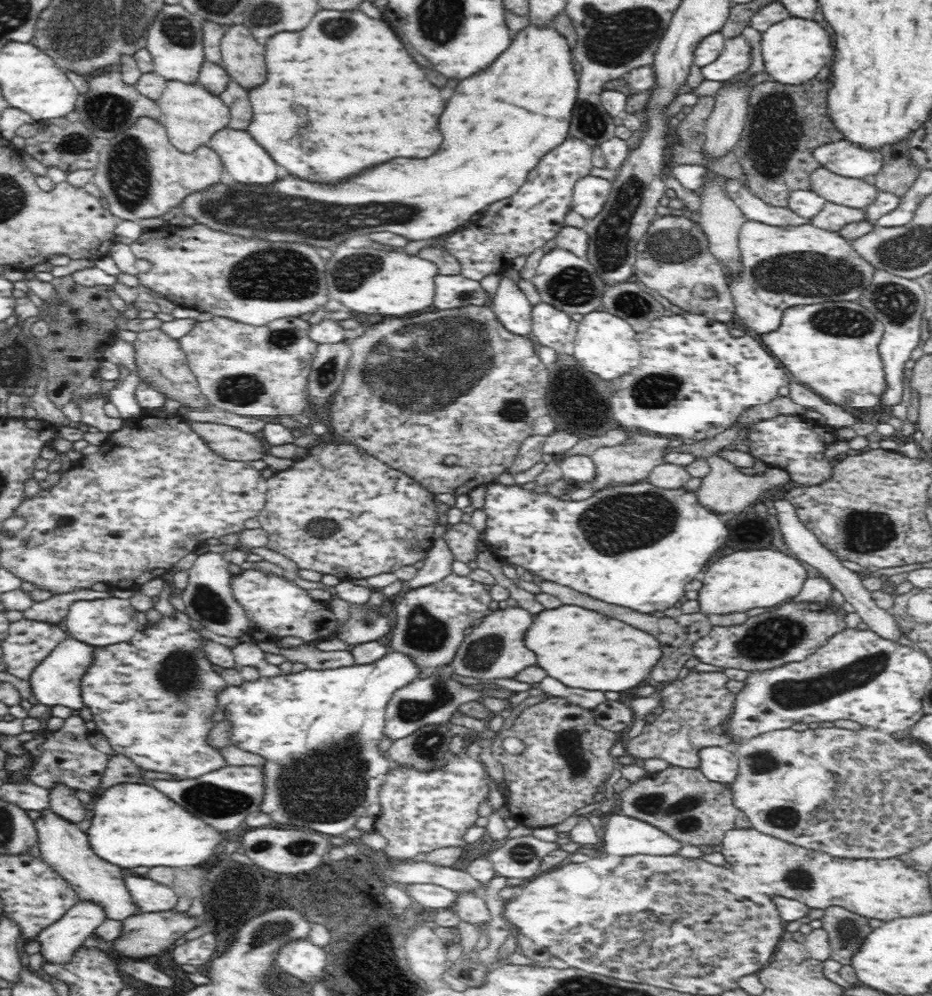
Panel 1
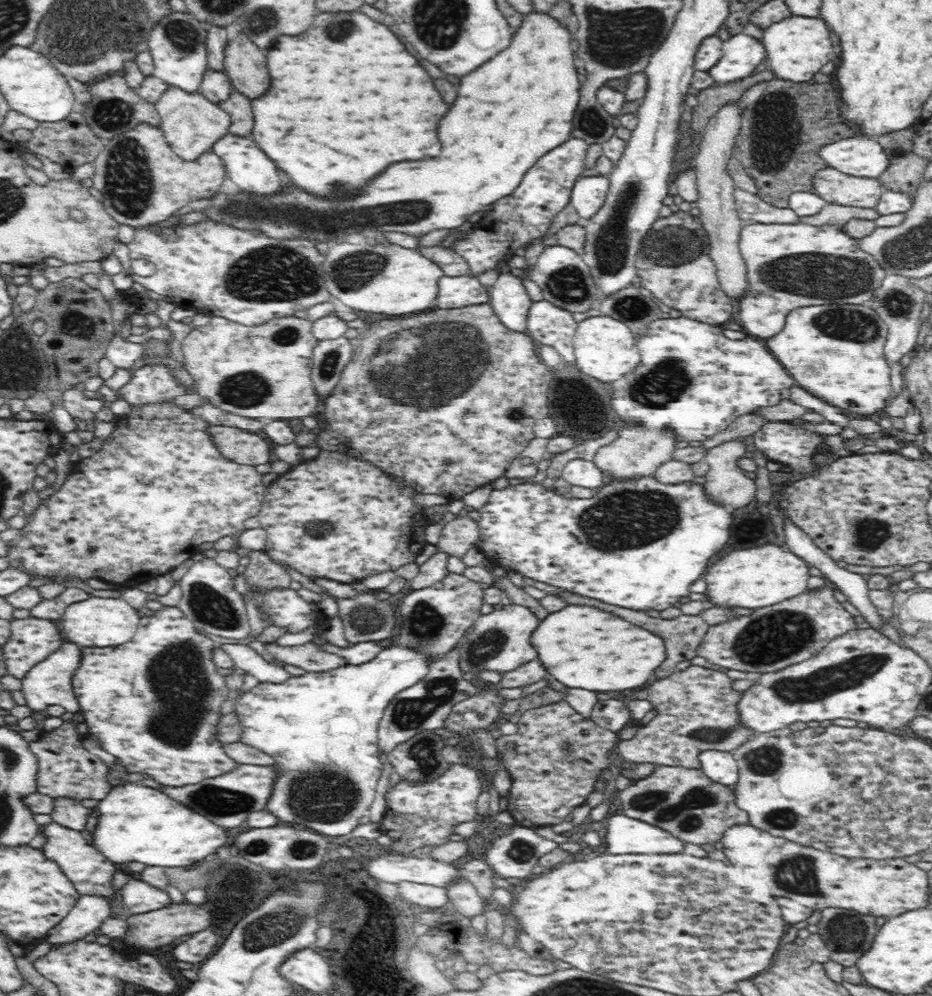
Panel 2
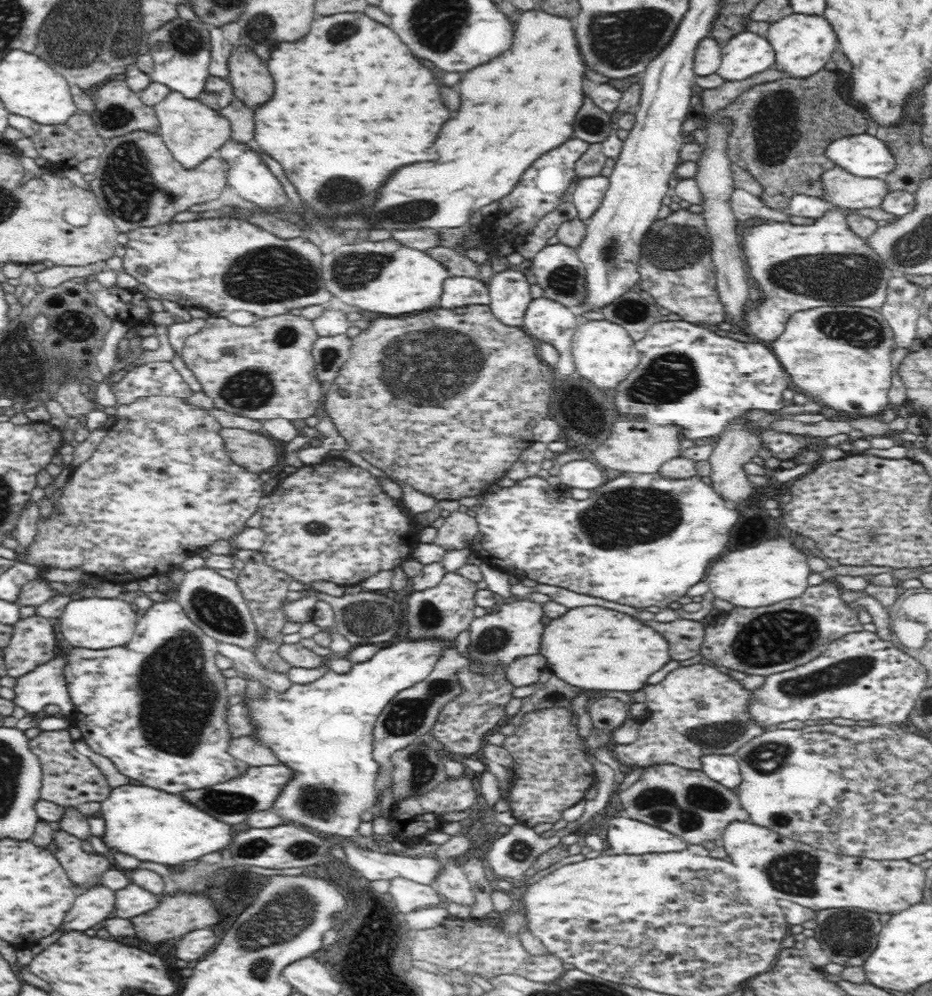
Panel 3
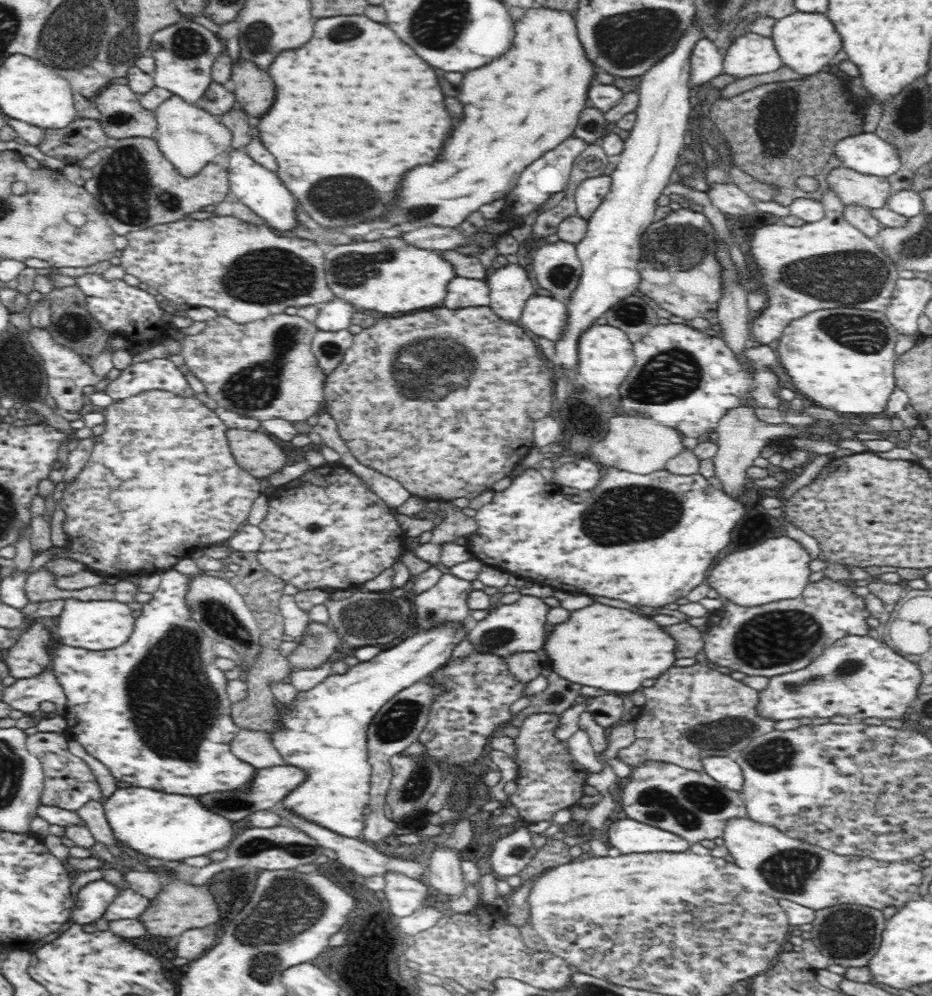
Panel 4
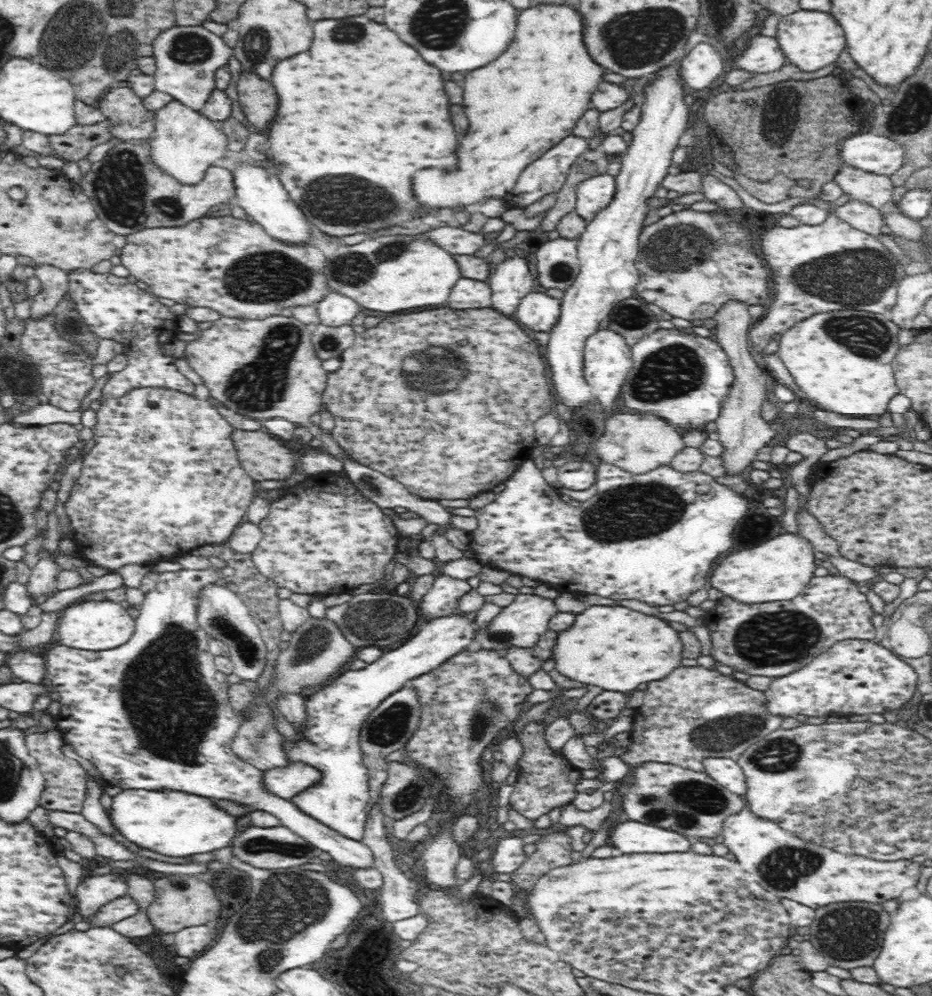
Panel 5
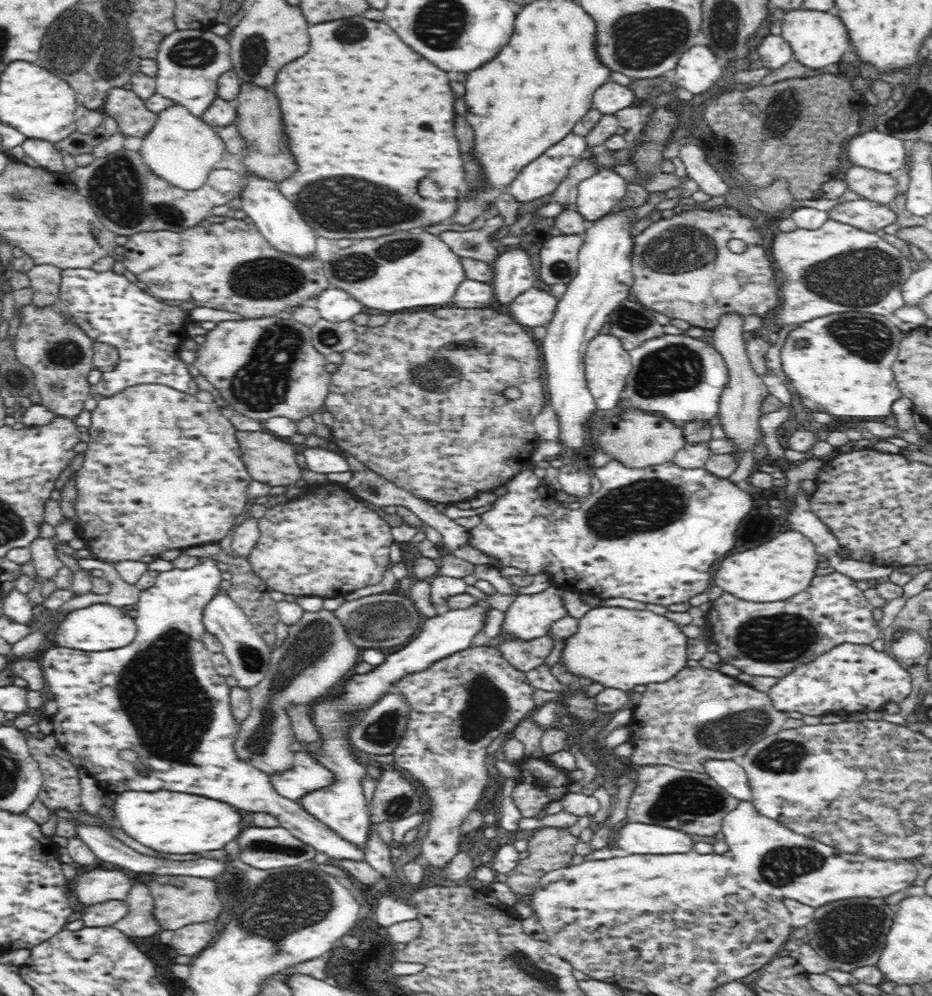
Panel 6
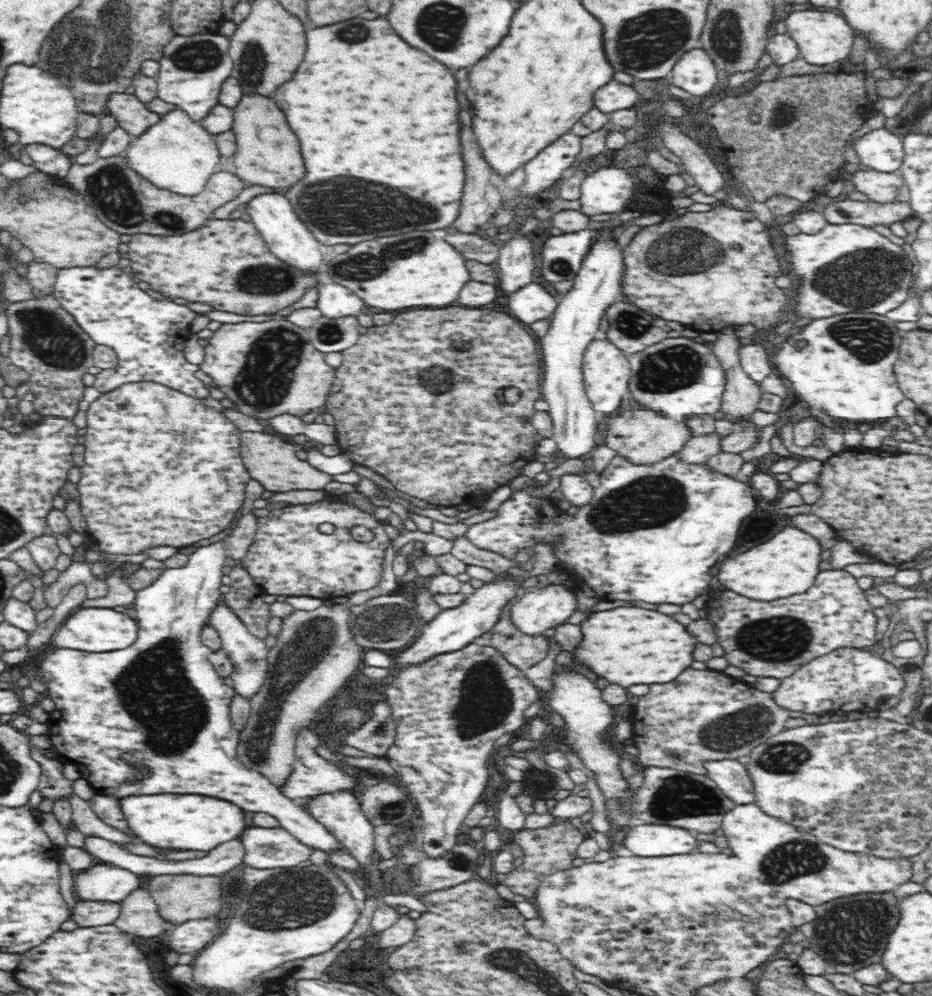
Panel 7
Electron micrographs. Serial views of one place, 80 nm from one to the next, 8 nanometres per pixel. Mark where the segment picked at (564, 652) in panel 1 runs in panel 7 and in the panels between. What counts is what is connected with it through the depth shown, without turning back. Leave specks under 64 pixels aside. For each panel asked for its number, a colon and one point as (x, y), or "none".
2: (583, 647)
3: (591, 647)
4: (616, 650)
5: (613, 647)
6: (620, 648)
7: (627, 646)

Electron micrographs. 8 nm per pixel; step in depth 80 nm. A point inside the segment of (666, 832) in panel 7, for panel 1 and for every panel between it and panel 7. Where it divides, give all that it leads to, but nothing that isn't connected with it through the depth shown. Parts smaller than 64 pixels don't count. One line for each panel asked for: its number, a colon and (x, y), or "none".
1: (625, 836)
2: (625, 835)
3: (625, 836)
4: (629, 836)
5: (631, 836)
6: (636, 838)

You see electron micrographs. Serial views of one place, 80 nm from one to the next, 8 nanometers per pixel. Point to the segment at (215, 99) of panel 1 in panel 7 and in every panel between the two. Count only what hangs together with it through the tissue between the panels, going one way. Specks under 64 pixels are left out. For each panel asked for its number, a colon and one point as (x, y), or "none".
2: (191, 122)
3: (192, 130)
4: (190, 137)
5: (185, 143)
6: (181, 148)
7: (177, 153)

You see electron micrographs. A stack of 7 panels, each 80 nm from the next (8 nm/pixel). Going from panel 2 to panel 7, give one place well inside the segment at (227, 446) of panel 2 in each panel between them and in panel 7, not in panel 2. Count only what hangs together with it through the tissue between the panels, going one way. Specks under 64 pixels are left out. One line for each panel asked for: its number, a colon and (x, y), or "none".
3: (251, 450)
4: (258, 455)
5: (263, 458)
6: (267, 460)
7: (270, 461)

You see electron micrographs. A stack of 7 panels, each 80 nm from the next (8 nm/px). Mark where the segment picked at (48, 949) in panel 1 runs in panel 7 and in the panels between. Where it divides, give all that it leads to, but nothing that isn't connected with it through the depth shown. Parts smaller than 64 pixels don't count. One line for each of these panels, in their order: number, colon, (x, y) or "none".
2: (85, 917)
3: (91, 906)
4: (92, 900)
5: (93, 892)
6: (97, 886)
7: (107, 884)

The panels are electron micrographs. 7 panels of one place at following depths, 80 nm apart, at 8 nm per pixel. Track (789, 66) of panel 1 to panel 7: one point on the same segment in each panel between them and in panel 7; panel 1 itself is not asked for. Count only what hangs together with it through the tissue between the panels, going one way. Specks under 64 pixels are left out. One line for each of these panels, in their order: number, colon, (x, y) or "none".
2: (797, 47)
3: (802, 44)
4: (806, 42)
5: (811, 40)
6: (817, 39)
7: (823, 38)

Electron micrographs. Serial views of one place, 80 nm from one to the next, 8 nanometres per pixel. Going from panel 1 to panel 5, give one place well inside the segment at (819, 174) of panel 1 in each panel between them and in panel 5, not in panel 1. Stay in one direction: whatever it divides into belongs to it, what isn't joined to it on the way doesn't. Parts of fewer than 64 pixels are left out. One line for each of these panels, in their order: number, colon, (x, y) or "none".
2: (835, 187)
3: (844, 190)
4: (852, 188)
5: (876, 190)

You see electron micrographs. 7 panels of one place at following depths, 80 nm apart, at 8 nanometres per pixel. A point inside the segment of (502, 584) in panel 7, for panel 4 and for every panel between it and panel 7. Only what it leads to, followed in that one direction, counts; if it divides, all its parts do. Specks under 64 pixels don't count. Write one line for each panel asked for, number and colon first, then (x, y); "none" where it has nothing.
4: (323, 731)
5: (328, 740)
6: (341, 805)

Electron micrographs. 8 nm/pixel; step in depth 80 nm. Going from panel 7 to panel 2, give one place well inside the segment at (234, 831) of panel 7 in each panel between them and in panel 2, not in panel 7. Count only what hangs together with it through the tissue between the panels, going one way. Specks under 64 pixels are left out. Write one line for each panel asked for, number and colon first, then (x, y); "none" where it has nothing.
2: (137, 823)
3: (156, 827)
4: (158, 824)
5: (180, 823)
6: (173, 822)

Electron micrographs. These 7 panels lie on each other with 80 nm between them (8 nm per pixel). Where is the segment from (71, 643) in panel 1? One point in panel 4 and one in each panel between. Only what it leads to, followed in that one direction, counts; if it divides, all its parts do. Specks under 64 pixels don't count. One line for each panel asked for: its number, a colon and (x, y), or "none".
2: (49, 682)
3: (46, 684)
4: (26, 695)

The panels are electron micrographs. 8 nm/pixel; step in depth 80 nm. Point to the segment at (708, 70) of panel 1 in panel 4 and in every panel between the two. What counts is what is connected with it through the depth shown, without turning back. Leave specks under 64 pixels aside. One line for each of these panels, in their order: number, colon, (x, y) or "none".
2: (741, 53)
3: (742, 56)
4: (750, 54)

